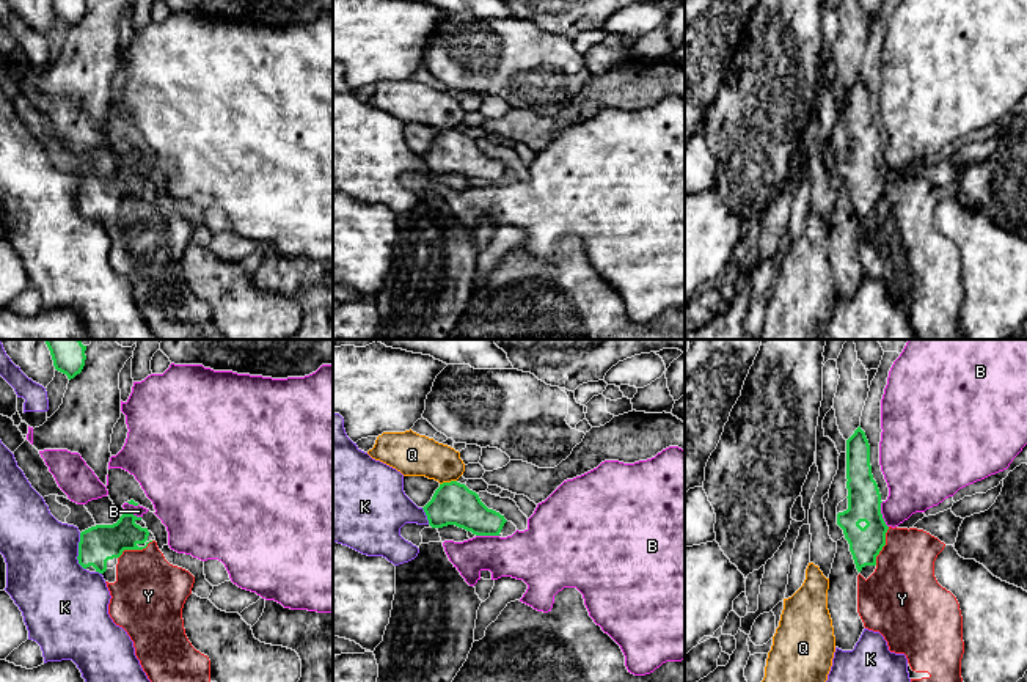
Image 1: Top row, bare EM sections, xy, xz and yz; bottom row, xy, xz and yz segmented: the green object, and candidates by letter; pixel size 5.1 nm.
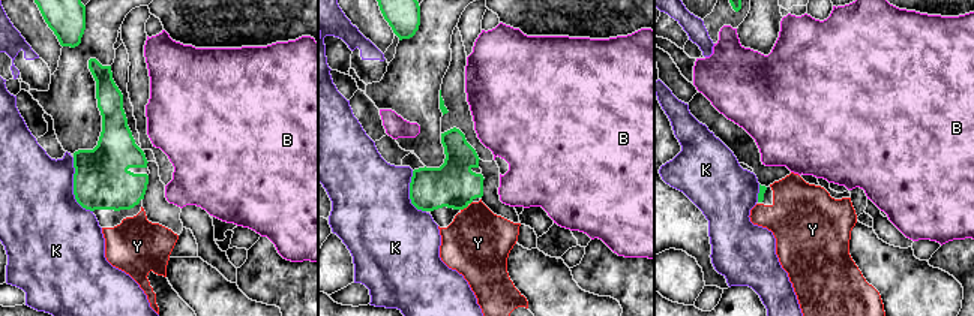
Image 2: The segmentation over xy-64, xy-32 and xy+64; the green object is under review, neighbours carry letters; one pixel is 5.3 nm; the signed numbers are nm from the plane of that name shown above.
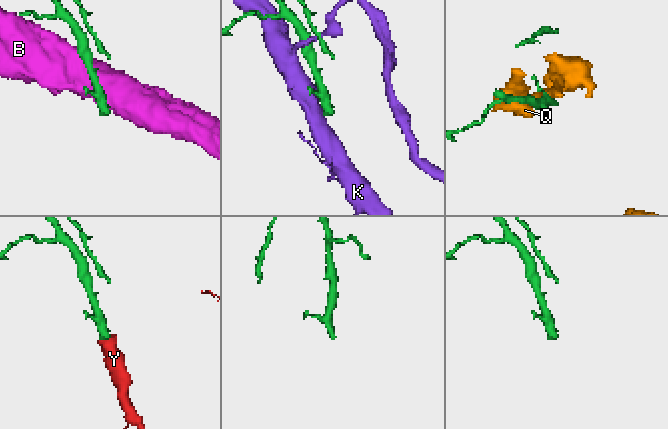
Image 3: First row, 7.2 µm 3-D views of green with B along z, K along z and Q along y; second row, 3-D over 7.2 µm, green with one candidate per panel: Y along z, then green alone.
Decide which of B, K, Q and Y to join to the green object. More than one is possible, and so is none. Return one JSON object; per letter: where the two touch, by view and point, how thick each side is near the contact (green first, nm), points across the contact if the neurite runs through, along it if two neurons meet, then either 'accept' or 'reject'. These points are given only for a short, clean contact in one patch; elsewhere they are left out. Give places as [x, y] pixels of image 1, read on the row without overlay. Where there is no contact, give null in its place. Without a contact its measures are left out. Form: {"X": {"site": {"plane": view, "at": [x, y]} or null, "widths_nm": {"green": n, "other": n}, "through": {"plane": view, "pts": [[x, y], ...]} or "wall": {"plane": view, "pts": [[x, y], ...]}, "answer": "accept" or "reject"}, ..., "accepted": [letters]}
{"B": {"site": {"plane": "yz", "at": [881, 162]}, "widths_nm": {"green": 180, "other": 300}, "wall": {"plane": "yz", "pts": [[881, 150], [881, 165], [888, 175]]}, "answer": "reject"}, "K": {"site": {"plane": "xy", "at": [79, 200]}, "widths_nm": {"green": 190, "other": 400}, "answer": "reject"}, "Q": {"site": {"plane": "xz", "at": [448, 131]}, "widths_nm": {"green": 220, "other": 220}, "answer": "reject"}, "Y": {"site": {"plane": "yz", "at": [884, 192]}, "widths_nm": {"green": 180, "other": 340}, "answer": "accept"}, "accepted": ["Y"]}

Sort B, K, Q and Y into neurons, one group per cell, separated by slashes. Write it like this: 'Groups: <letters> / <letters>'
Groups: B / K / Q / Y

